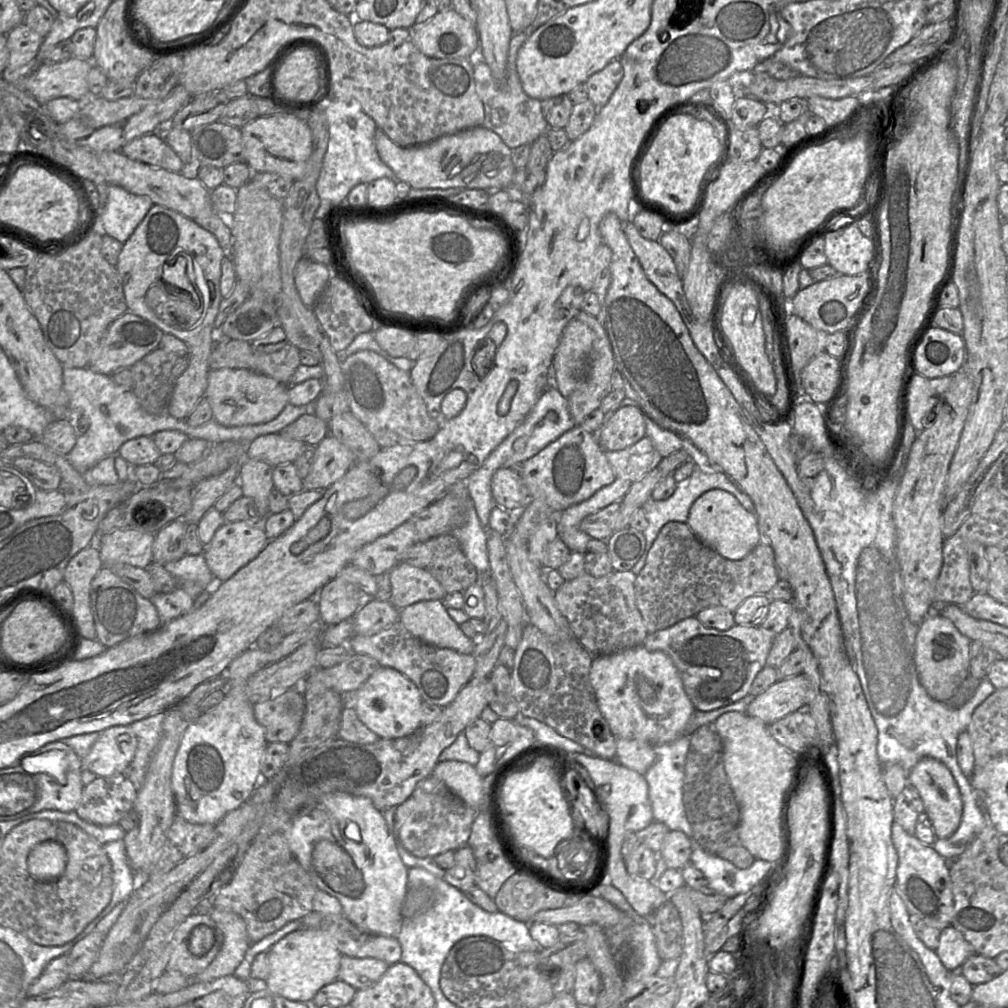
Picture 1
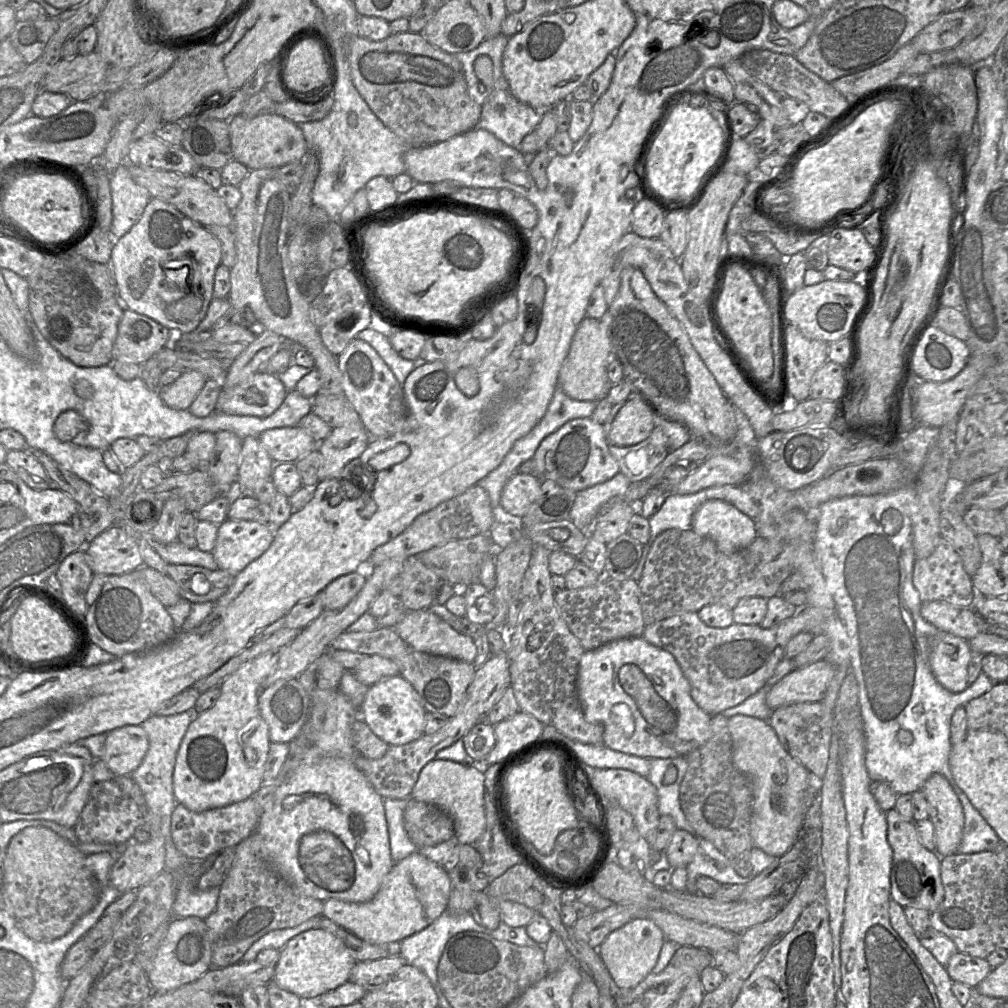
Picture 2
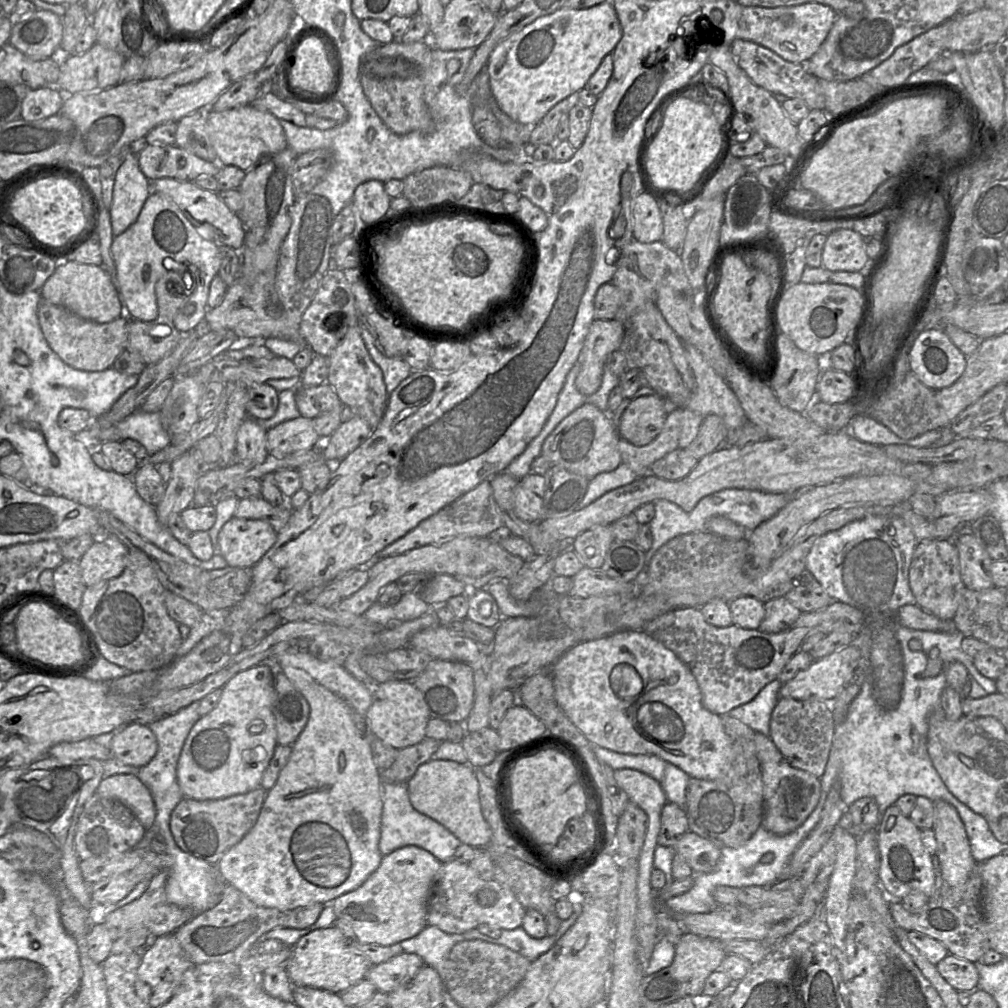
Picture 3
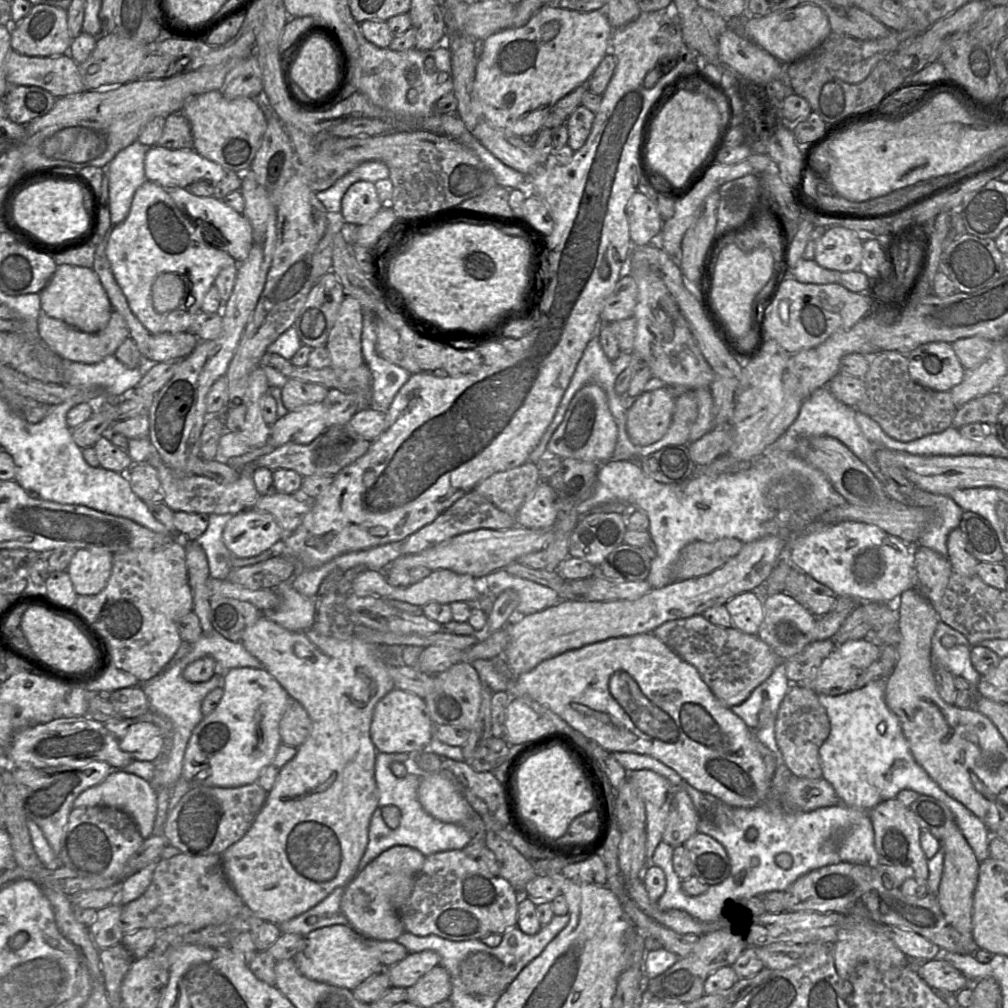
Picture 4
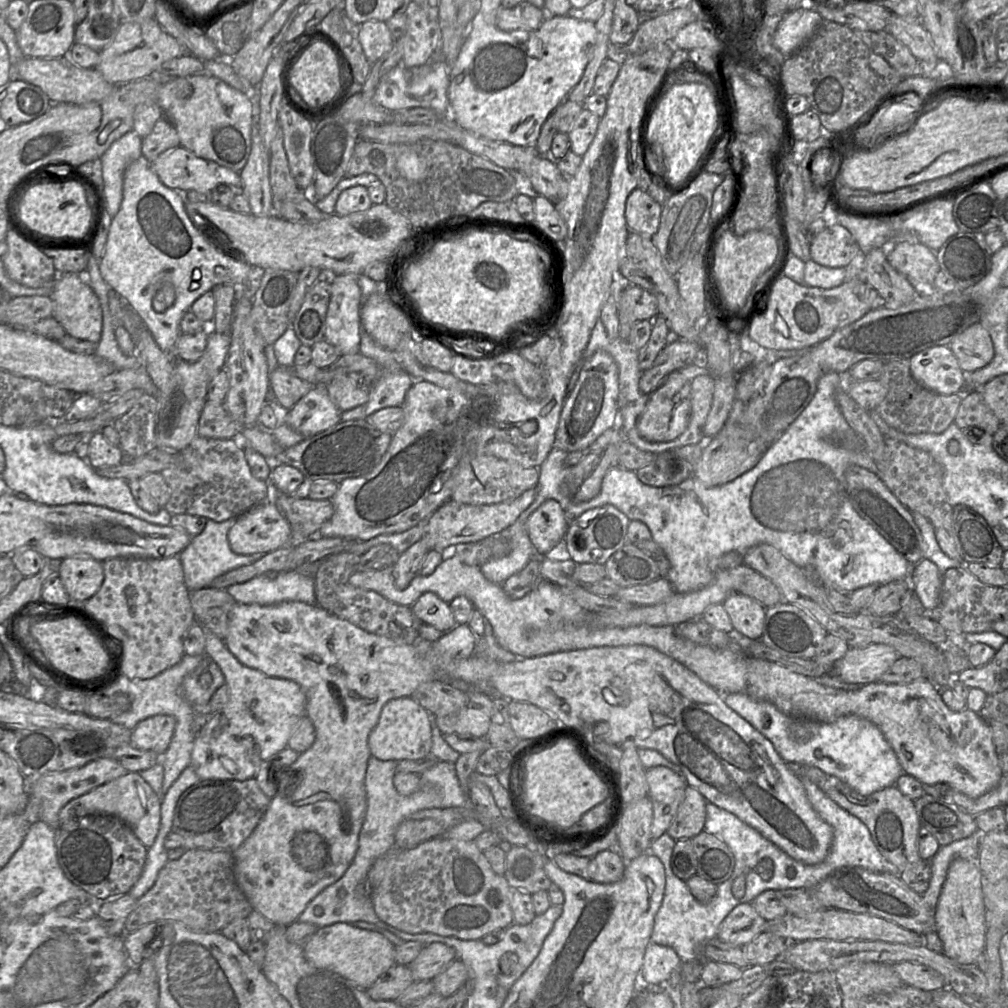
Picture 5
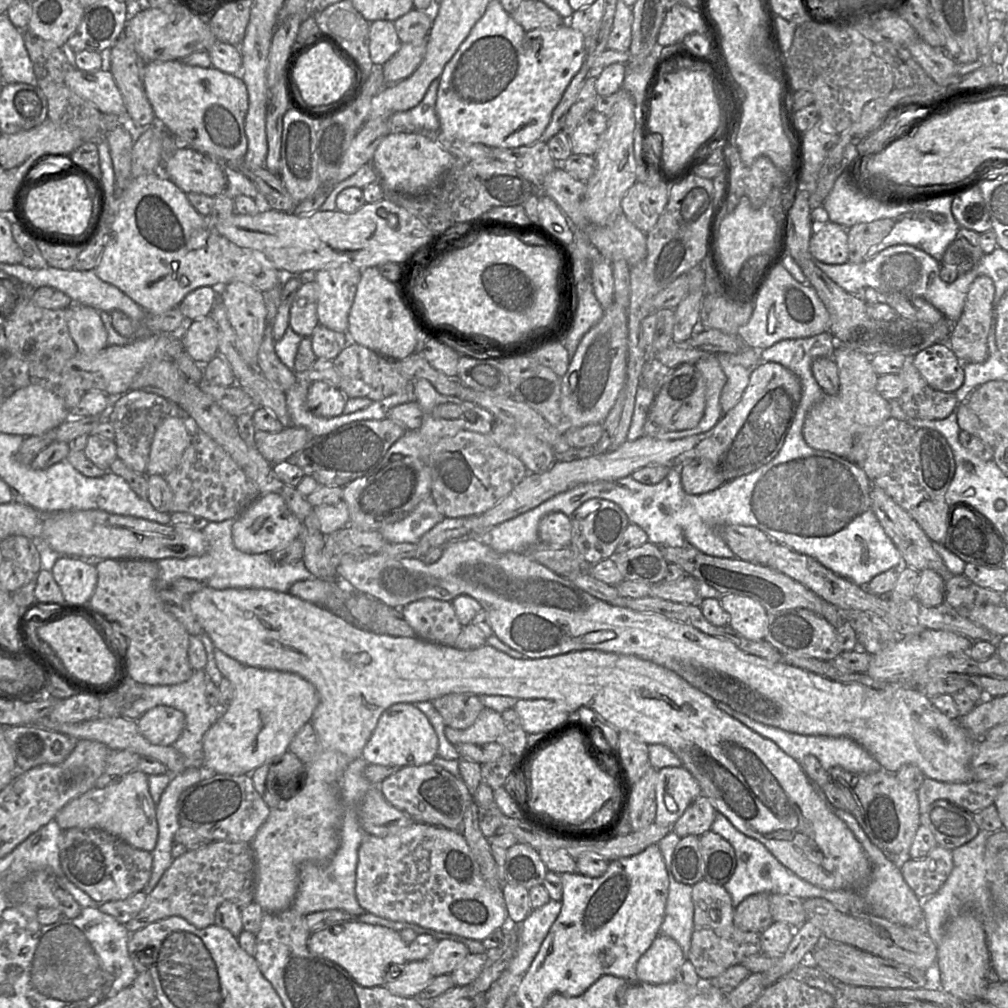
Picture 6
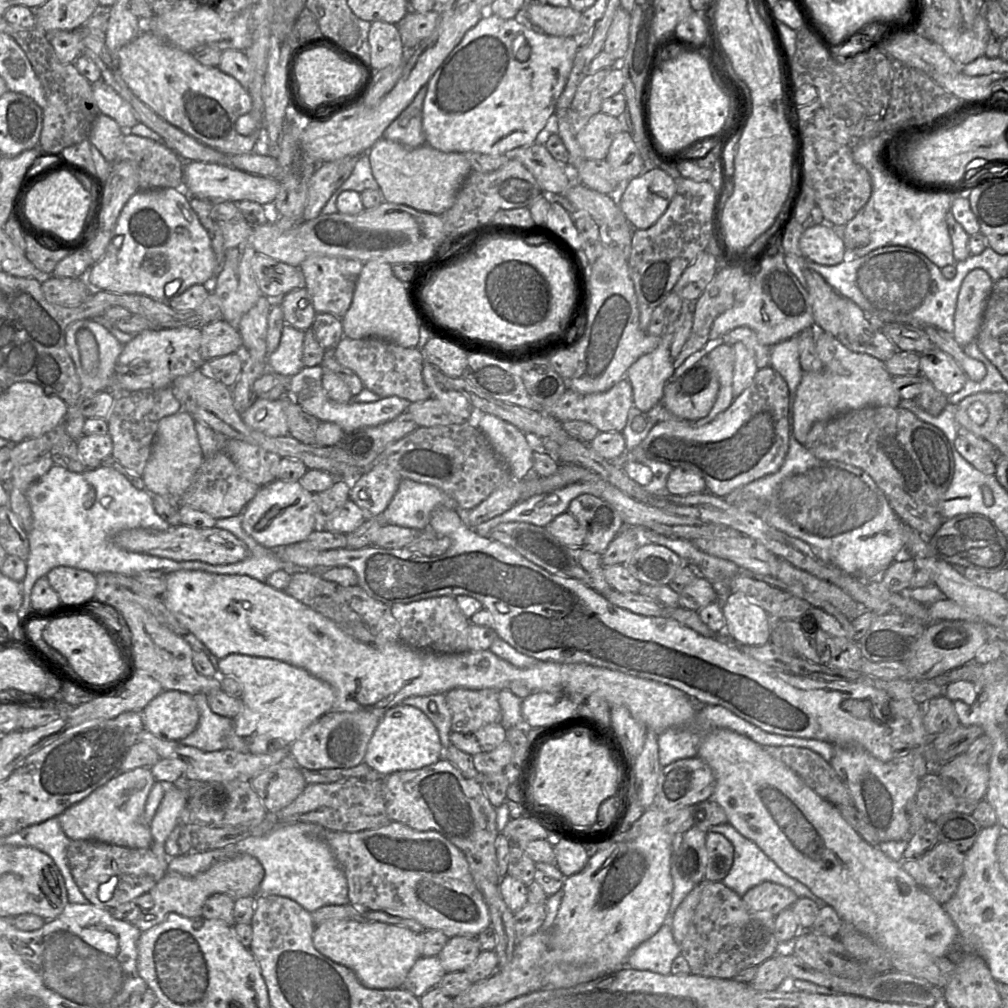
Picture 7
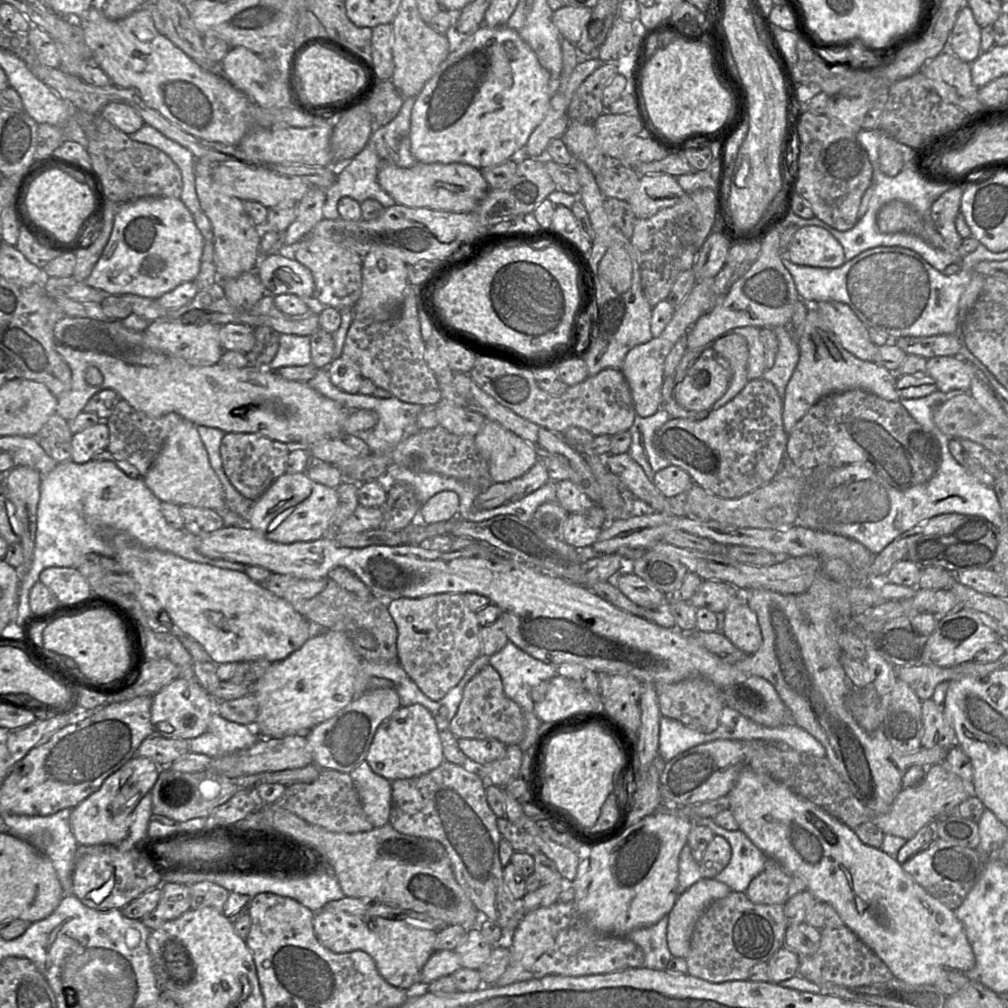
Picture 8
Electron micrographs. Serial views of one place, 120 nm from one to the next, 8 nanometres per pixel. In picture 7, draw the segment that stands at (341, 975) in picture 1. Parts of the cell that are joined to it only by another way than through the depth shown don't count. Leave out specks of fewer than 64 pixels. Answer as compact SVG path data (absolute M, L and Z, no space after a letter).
M456 936L449 938L437 955L446 973L464 971L481 952L477 937Z

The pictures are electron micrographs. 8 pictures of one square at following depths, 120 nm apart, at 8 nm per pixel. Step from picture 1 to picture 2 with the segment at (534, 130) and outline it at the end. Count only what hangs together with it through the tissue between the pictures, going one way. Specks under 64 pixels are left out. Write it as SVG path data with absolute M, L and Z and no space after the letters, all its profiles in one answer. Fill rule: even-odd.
M499 34L493 38L486 38L477 48L469 52L456 53L454 56L462 65L470 97L481 107L481 115L477 127L489 131L506 145L518 148L524 137L536 129L541 119L541 111L519 101L510 90L503 74L502 64L503 52L508 40L509 37ZM481 55L488 56L492 61L493 88L491 92L486 91L485 86L475 74L474 62Z

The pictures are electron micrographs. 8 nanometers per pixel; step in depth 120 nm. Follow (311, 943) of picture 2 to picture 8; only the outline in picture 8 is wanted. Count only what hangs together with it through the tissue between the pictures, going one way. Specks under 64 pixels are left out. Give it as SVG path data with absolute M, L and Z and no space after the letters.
M320 910L315 913L313 927L318 941L334 953L361 950L369 954L382 978L399 989L415 989L421 970L435 952L436 931L421 929L402 920L376 917L364 921L344 912Z

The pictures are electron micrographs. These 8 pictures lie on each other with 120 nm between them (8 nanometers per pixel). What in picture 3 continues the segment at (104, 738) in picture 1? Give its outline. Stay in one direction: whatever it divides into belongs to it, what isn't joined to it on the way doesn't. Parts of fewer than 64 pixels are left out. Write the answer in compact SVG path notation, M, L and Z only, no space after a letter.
M126 724L112 738L112 758L122 764L142 768L156 755L158 742L149 726Z

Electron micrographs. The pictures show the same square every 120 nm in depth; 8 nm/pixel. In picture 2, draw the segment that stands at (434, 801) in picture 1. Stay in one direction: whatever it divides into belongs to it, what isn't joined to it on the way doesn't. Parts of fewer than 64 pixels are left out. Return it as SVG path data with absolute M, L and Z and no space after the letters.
M411 797L404 811L404 826L411 841L420 848L455 837L453 820L445 811Z

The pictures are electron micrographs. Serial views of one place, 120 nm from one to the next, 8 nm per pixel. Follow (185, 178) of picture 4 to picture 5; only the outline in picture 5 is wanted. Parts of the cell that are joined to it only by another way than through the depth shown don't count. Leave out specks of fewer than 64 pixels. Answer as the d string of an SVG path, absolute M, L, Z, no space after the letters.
M182 146L163 152L150 163L150 166L165 186L182 194L190 190L212 191L219 185L233 186L240 191L242 188L240 173L201 158Z

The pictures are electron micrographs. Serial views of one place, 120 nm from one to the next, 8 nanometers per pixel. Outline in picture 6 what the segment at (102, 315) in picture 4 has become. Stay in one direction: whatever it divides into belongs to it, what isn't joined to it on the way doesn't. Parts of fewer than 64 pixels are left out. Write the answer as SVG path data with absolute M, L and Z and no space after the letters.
M81 304L69 307L69 334L79 353L94 355L108 346L100 312Z

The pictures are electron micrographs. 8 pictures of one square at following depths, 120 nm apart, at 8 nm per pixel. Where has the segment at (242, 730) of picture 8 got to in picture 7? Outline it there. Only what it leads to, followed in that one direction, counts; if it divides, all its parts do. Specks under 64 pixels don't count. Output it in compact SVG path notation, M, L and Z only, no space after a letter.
M198 693L192 696L199 711L199 722L196 729L180 742L205 752L226 749L233 720L214 713L208 705L207 695Z

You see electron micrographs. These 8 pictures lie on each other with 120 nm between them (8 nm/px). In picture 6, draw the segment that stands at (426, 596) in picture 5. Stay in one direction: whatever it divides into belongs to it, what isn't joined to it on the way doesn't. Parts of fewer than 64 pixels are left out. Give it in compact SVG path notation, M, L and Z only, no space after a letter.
M422 598L402 607L400 612L416 637L454 646L463 626L449 601Z

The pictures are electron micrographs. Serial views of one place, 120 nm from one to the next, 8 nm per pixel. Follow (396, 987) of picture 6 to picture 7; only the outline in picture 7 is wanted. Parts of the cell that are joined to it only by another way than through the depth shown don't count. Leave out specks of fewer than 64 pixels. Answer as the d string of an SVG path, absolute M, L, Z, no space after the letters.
M437 956L420 957L407 974L401 988L420 998L438 985L445 973Z

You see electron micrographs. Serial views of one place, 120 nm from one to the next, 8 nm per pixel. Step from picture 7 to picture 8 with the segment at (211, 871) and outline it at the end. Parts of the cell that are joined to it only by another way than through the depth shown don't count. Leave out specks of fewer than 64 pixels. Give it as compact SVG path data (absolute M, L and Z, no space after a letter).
M163 882L160 888L162 897L157 907L141 919L151 931L191 909L190 886Z

